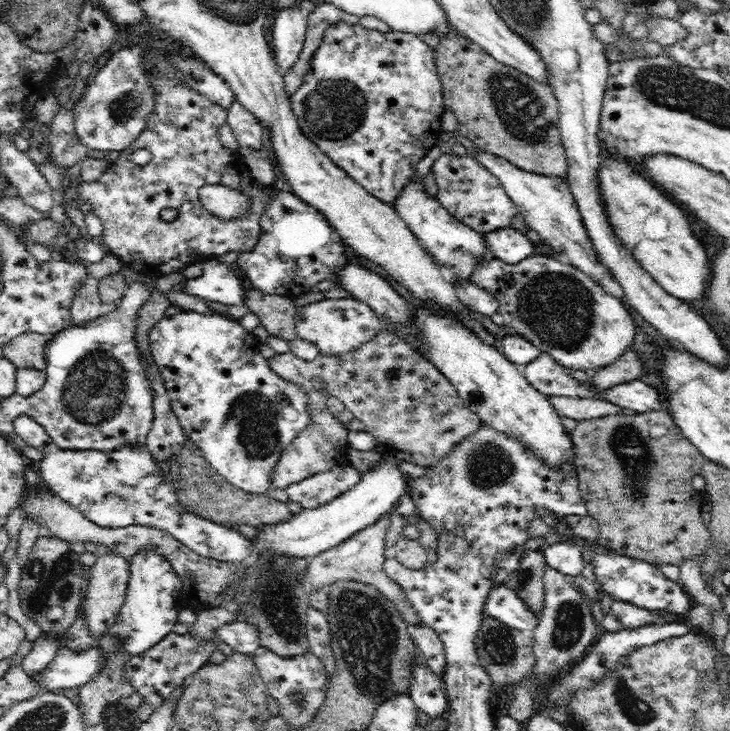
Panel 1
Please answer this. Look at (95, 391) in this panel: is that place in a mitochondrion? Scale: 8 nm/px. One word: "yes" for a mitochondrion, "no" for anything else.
yes

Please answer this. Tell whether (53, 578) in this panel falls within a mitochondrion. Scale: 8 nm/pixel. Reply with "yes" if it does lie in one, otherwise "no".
yes

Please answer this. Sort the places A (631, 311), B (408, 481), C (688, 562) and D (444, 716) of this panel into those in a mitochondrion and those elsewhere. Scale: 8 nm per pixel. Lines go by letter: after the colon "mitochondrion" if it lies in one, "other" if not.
A: other
B: other
C: other
D: other

